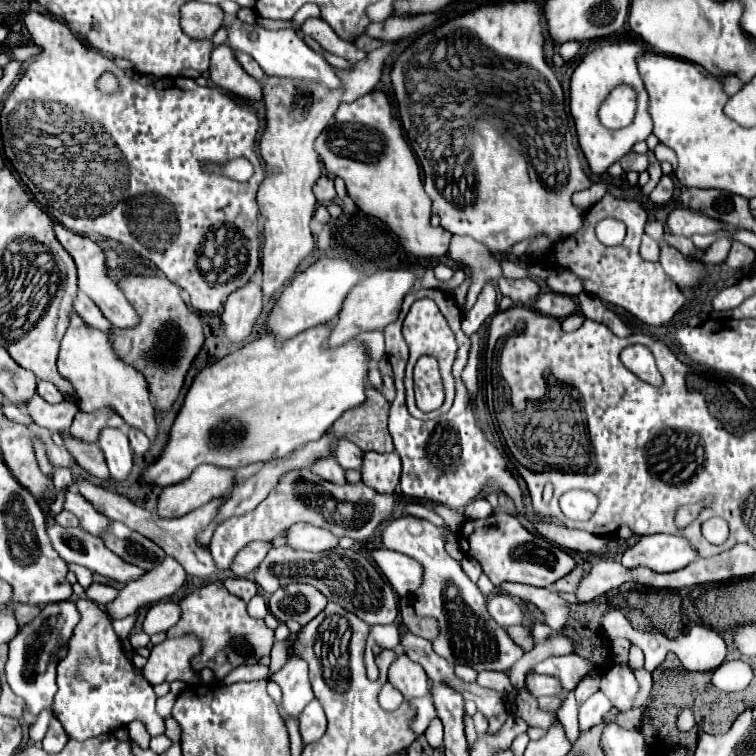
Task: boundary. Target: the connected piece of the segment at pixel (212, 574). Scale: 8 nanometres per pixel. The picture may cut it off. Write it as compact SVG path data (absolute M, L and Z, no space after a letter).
M86 480L78 482L78 492L80 492L88 502L92 502L92 506L94 506L98 512L106 514L106 516L112 518L112 520L118 520L118 522L128 524L132 530L136 530L136 532L144 534L146 538L150 538L152 542L156 542L168 556L176 558L176 560L184 566L184 570L186 570L190 576L196 576L196 578L202 578L202 580L216 580L216 572L218 572L218 570L216 570L216 566L214 566L214 562L212 562L212 556L210 556L208 552L204 552L204 550L198 550L198 546L196 546L196 534L198 534L200 530L204 530L204 528L212 522L212 518L216 518L220 504L224 504L228 498L216 498L216 502L208 502L208 506L200 506L200 508L188 512L186 516L166 520L166 518L160 518L160 516L156 516L154 512L148 512L148 510L144 510L142 506L130 502L126 496L108 492L108 490L104 490L104 488L100 488L100 486L94 486L94 484L86 482Z

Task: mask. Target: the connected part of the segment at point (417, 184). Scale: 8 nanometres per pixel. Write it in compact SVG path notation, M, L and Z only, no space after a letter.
M372 90L352 104L342 102L332 122L316 140L324 168L330 176L342 178L348 196L368 216L382 220L398 236L402 248L418 258L440 258L448 252L450 232L432 228L430 198L424 192L418 160L404 138L400 122L392 116L392 106L382 90Z

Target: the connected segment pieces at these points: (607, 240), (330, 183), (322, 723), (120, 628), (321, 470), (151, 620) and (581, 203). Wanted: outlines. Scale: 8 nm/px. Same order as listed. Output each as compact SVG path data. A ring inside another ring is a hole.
M606 218L598 222L596 226L596 236L602 244L620 244L626 236L626 226L620 220Z
M320 176L316 182L314 182L314 196L318 202L330 202L336 198L336 190L334 190L334 180L330 176Z
M318 700L308 704L300 714L300 734L304 744L318 742L326 732L326 716Z
M136 610L134 614L130 614L130 616L122 618L122 620L114 620L114 622L112 622L112 626L114 626L114 630L116 630L116 634L118 634L120 638L126 638L126 636L130 634L132 626L136 624L136 618L138 618L138 612L140 612L140 610Z
M320 458L320 462L316 462L316 466L310 468L314 474L326 478L326 480L332 480L336 484L342 484L346 482L344 478L344 470L338 466L338 462L334 458Z
M162 600L148 608L146 618L142 622L142 630L148 636L158 634L158 632L168 632L168 628L172 628L178 620L180 620L178 604L172 600Z
M594 182L590 188L582 190L582 192L576 192L572 196L572 204L578 206L578 208L590 208L594 206L602 196L606 194L606 184L604 182Z

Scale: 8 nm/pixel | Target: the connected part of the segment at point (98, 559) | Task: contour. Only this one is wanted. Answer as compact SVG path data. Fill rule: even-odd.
M56 522L48 524L48 536L52 546L64 562L74 562L86 566L92 572L98 572L116 582L130 582L144 576L146 570L124 562L120 556L112 554L100 538L88 534L82 528L62 528Z

